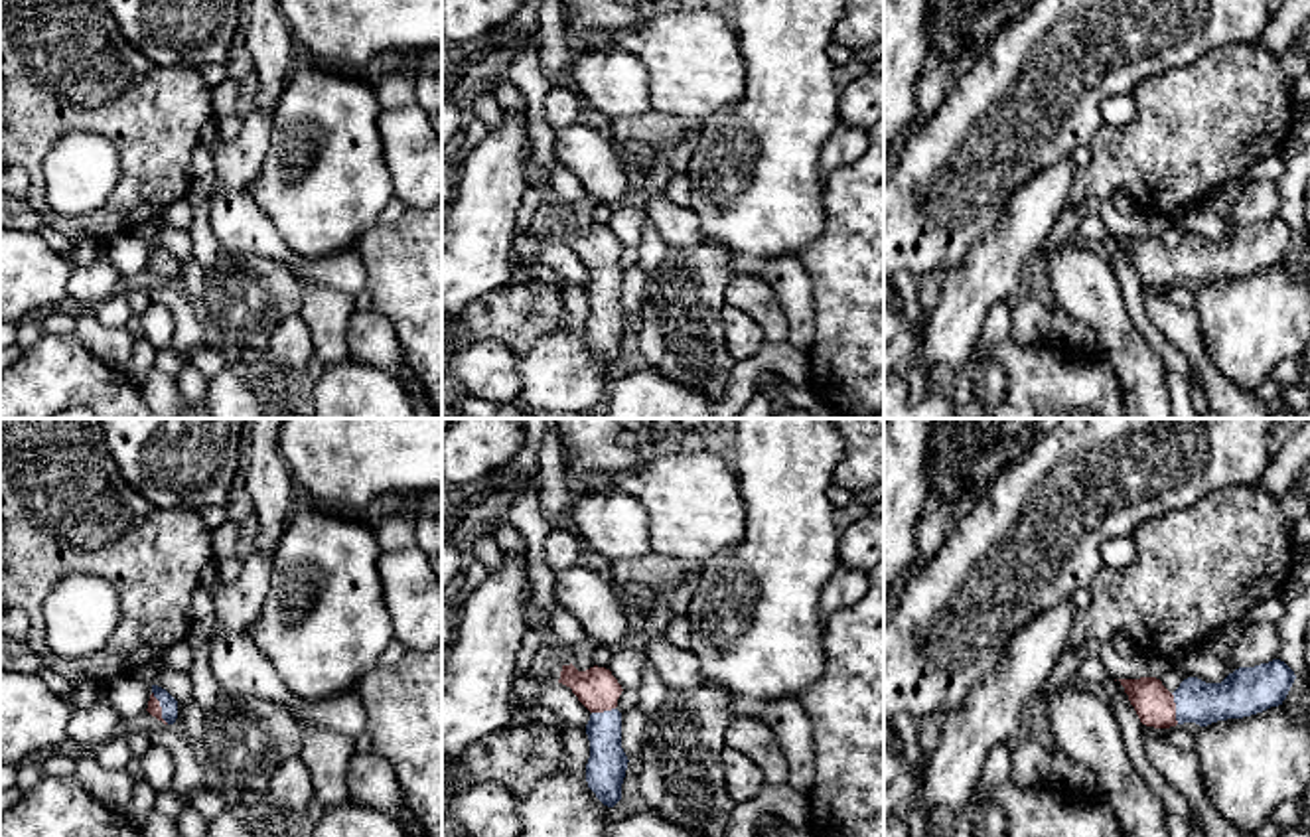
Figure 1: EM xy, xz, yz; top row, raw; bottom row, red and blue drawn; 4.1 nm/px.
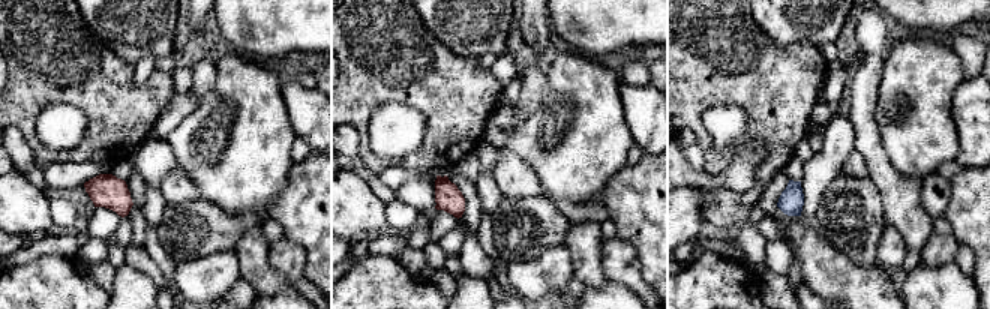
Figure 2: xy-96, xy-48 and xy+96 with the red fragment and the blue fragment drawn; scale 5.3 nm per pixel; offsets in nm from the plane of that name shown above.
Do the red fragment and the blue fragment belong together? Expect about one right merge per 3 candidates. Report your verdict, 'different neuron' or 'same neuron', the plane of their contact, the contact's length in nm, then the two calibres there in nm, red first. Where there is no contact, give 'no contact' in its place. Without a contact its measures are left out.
same neuron | xy | 150 nm | 60/70 nm

